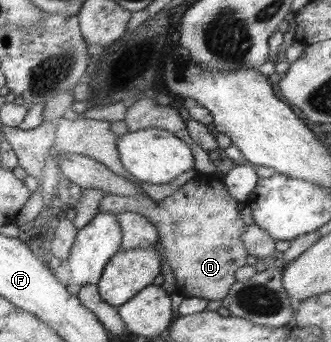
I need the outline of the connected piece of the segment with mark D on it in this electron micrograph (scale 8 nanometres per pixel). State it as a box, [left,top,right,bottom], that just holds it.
[99,174,248,301]

